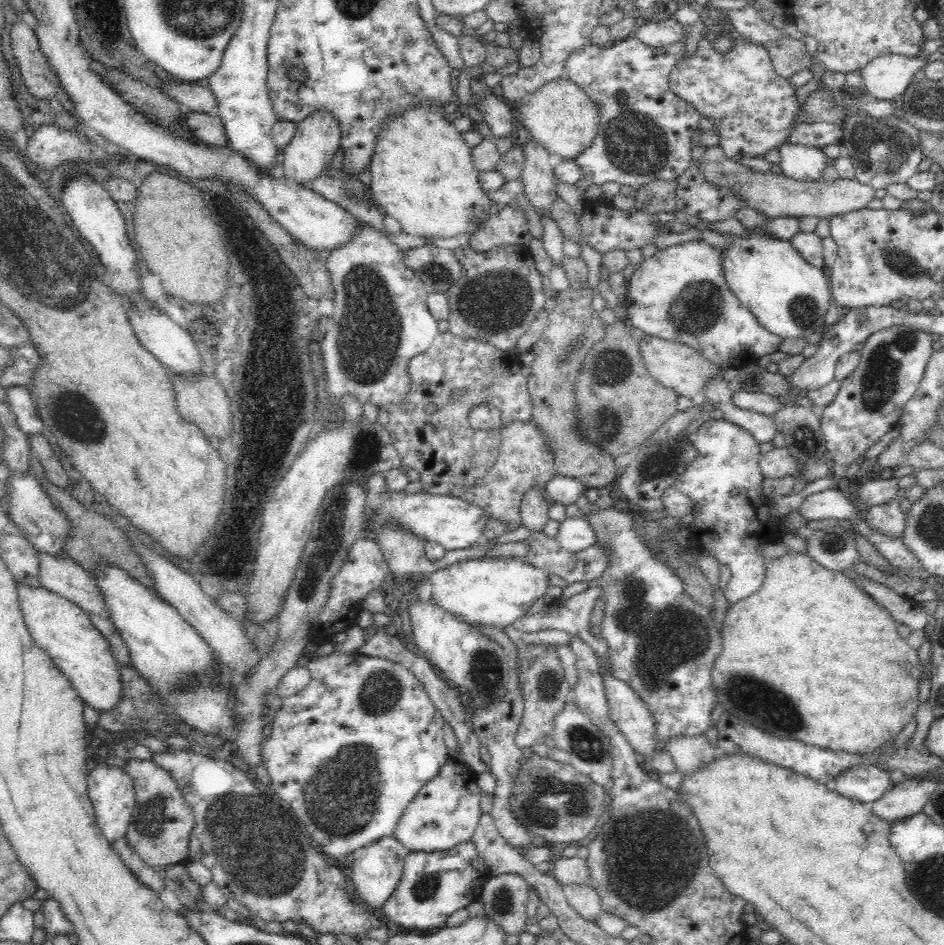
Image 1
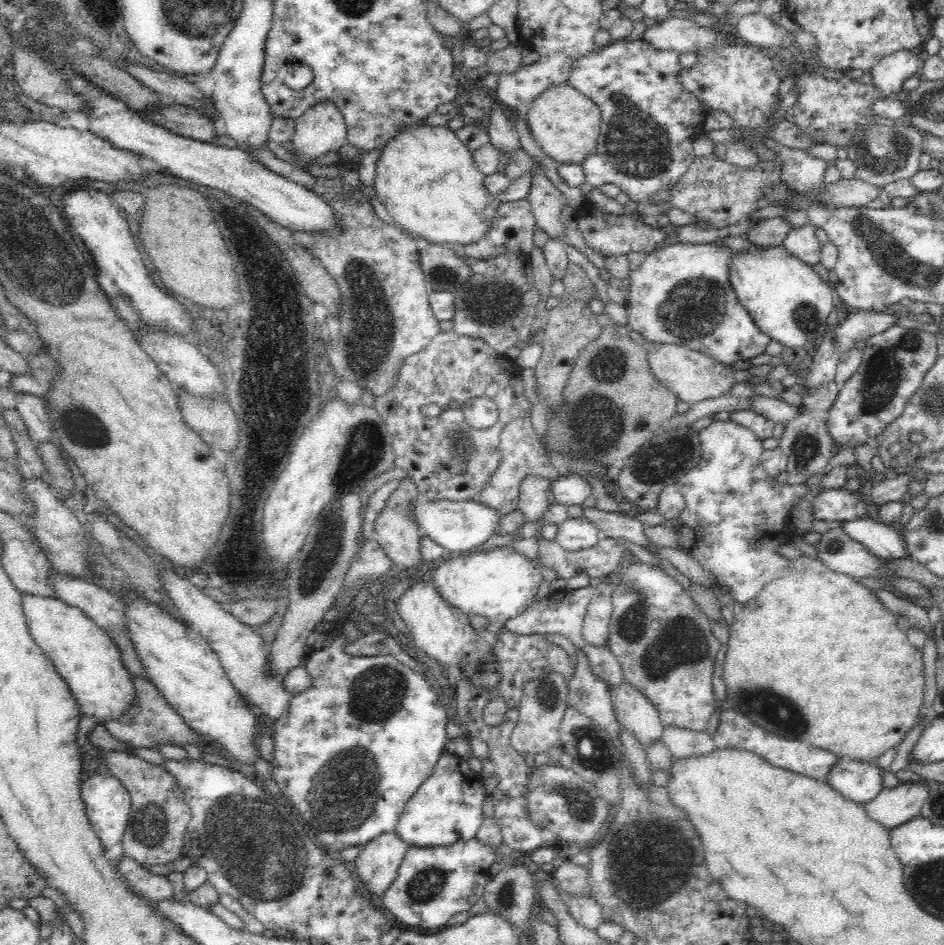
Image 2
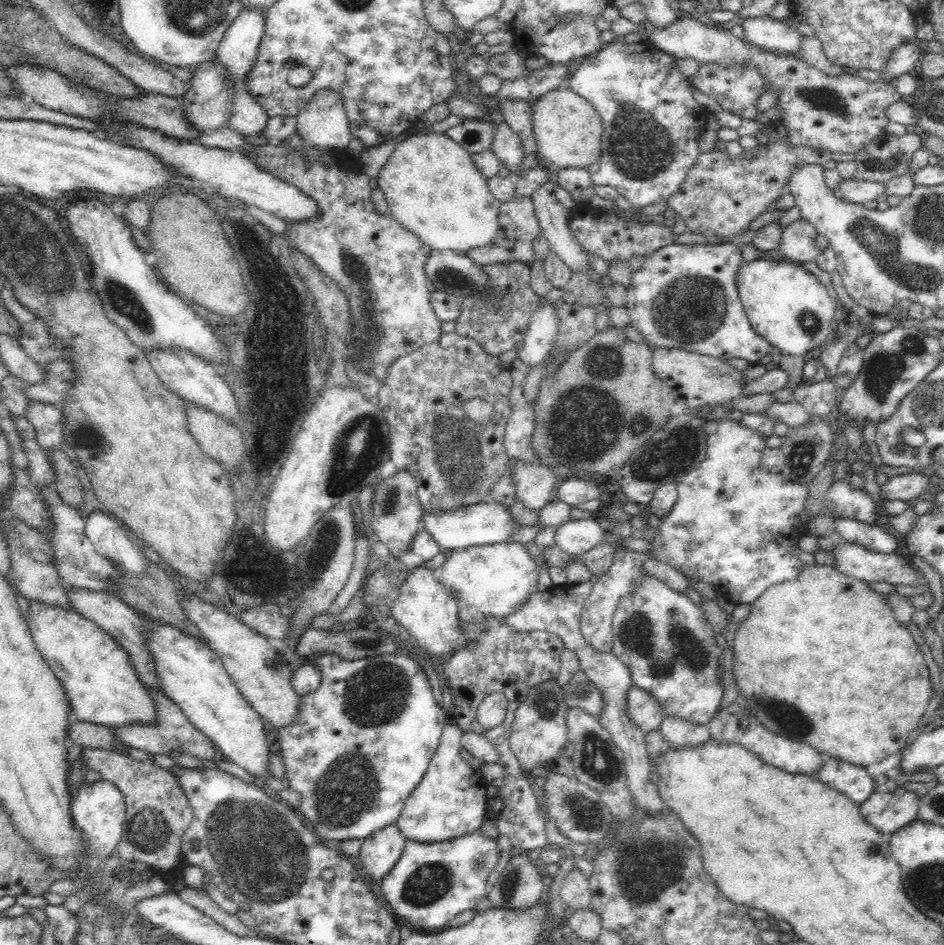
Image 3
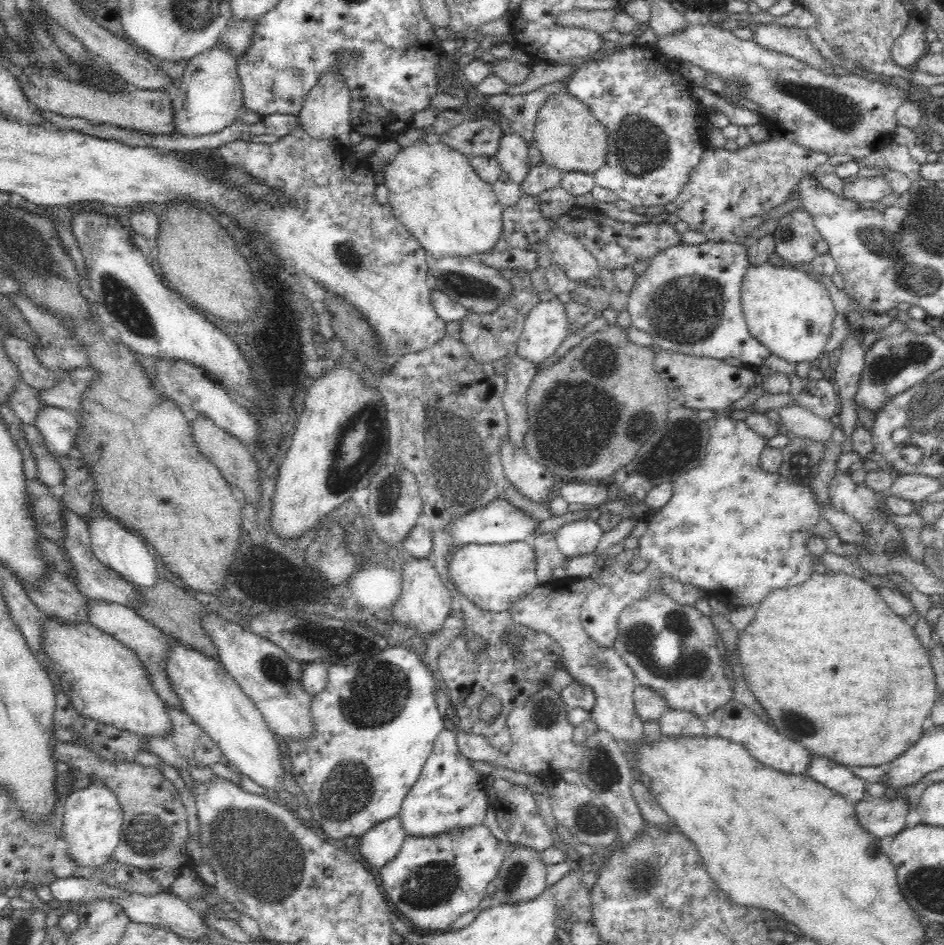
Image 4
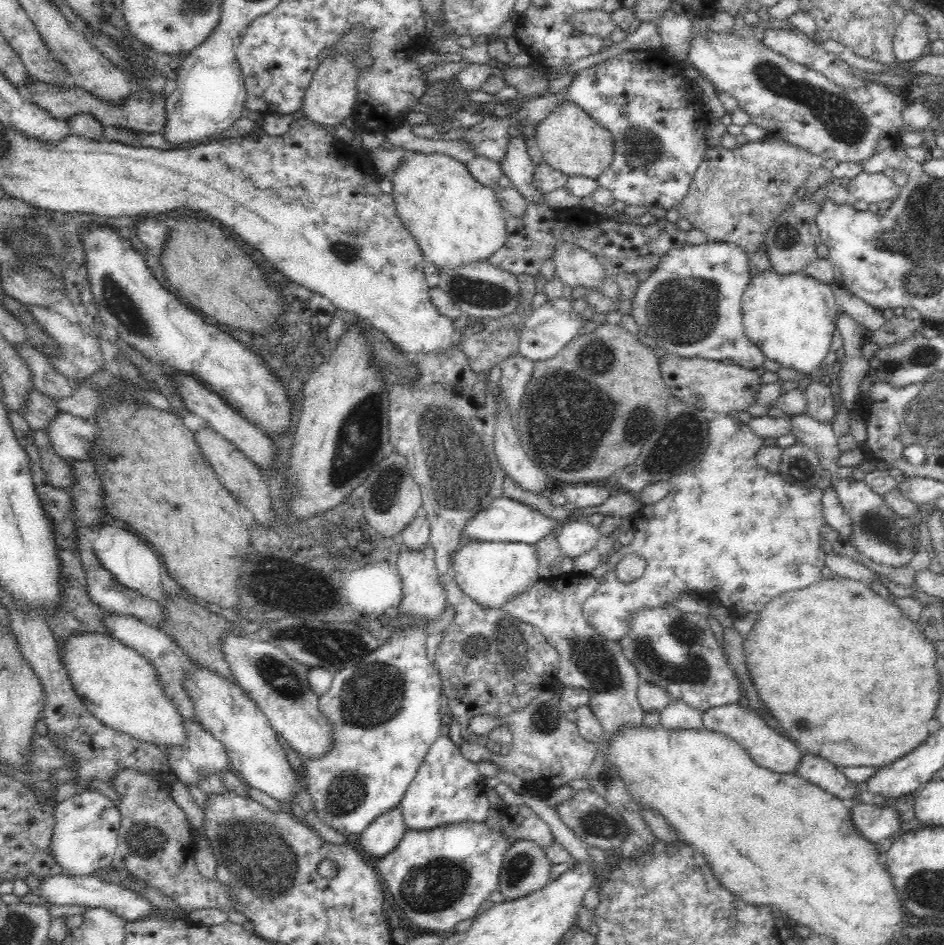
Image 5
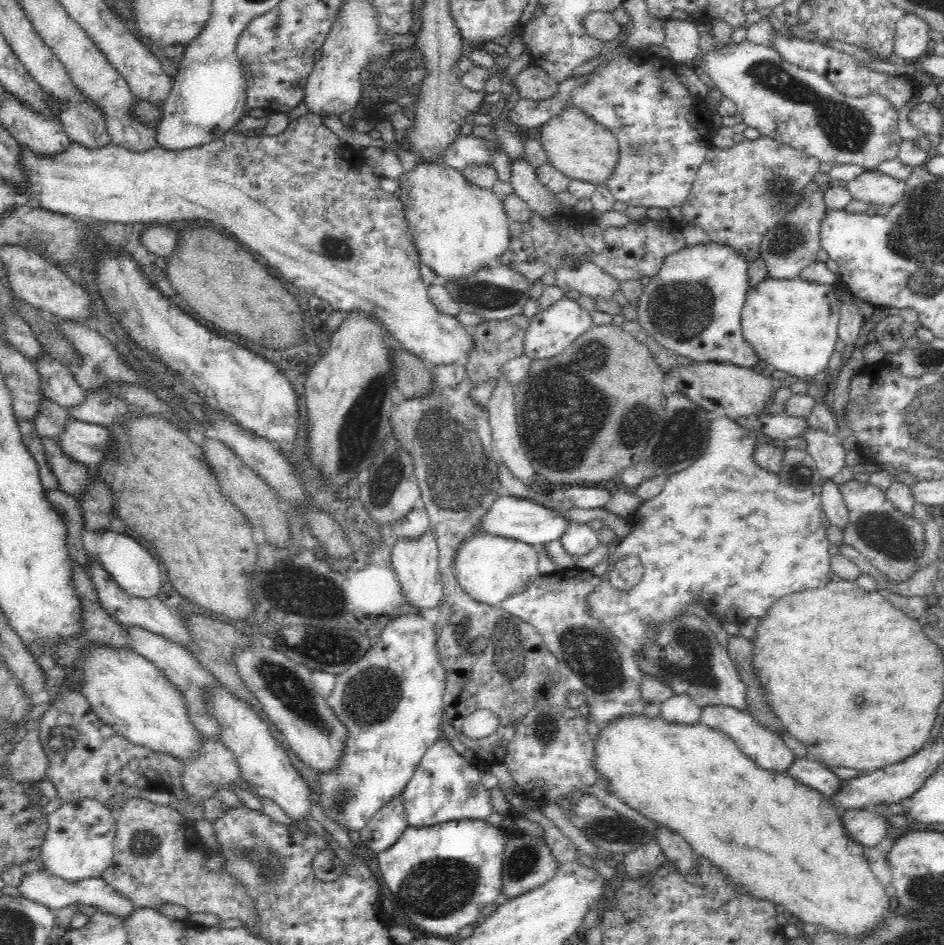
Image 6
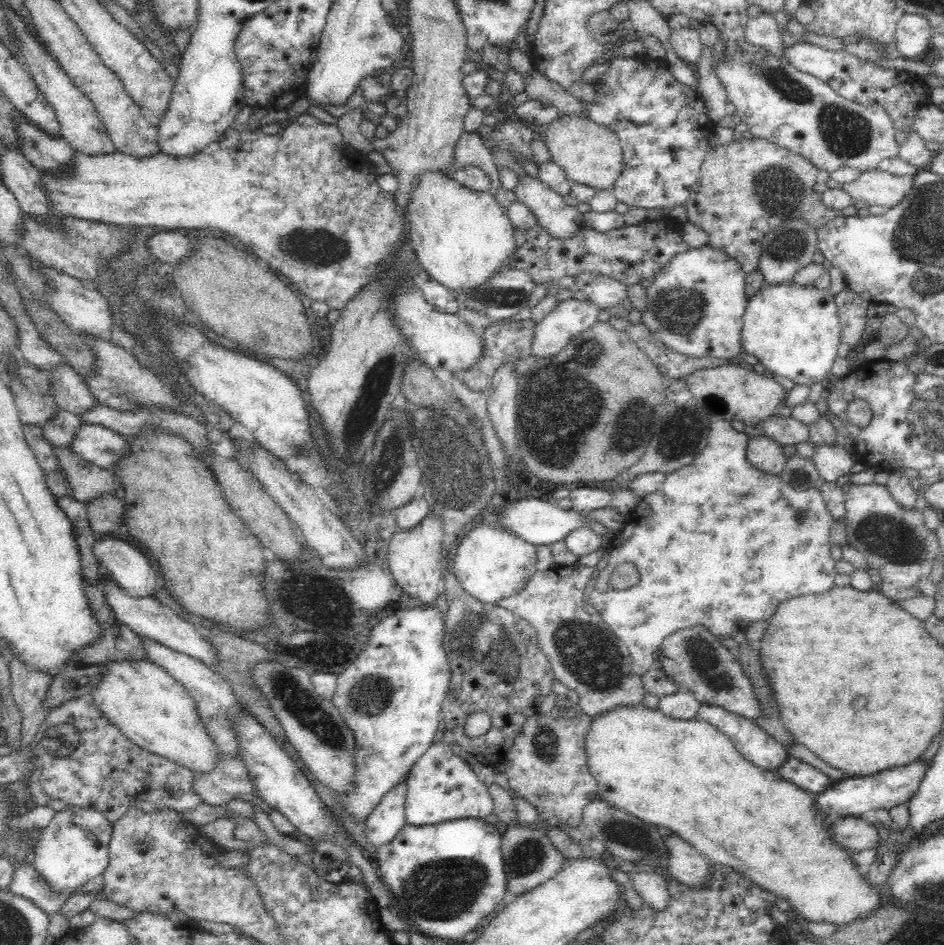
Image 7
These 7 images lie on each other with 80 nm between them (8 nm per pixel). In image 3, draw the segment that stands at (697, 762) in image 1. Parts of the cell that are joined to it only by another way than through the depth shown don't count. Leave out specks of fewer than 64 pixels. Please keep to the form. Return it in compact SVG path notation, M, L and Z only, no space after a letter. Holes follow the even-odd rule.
M665 715L658 729L673 748L698 746L711 739L707 725L696 724L679 716Z

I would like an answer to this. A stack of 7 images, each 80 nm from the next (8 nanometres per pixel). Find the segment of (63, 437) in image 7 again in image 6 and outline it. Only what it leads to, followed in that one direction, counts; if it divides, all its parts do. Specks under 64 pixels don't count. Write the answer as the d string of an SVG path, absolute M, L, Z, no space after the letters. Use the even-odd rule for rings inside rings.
M44 399L39 413L31 420L34 428L41 437L51 438L59 442L60 435L64 432L66 423L74 419L68 409Z

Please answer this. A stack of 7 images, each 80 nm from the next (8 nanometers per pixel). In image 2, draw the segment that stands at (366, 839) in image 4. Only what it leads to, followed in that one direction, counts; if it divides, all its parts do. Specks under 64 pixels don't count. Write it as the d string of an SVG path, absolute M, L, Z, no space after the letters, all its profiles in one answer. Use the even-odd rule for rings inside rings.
M395 830L374 837L360 846L359 854L351 867L368 896L379 902L384 890L396 878L398 866L409 846Z

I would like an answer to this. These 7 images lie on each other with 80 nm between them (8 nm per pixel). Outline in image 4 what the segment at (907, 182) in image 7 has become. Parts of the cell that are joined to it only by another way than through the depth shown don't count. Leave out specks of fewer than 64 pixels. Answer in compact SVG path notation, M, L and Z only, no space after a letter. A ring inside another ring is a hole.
M884 175L857 176L853 182L843 184L843 196L847 200L854 200L857 203L879 201L888 194L894 194L892 186Z

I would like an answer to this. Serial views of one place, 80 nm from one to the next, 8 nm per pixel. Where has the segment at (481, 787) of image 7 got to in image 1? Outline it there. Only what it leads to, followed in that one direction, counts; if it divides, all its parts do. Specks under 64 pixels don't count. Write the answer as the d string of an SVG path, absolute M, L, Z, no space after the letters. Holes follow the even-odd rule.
M451 755L446 758L444 764L440 764L440 770L438 770L436 776L432 777L432 780L428 780L418 791L418 794L406 805L393 832L395 838L409 851L420 850L422 852L448 850L462 842L472 841L482 814L479 805L482 791L476 783L477 776L477 772L473 771L468 764L461 762L461 757Z

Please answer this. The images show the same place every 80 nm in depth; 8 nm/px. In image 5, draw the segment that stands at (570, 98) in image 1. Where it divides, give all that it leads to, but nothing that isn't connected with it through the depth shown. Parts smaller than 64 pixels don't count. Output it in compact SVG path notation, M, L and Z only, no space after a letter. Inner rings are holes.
M566 100L546 120L535 127L536 143L544 155L544 163L567 177L583 176L594 179L612 166L614 140L612 134L599 126L582 108Z

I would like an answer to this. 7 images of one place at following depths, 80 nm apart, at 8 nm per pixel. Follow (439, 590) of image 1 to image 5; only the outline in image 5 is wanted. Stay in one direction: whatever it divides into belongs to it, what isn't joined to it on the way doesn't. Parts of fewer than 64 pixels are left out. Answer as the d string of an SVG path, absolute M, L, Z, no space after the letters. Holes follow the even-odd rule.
M464 540L452 560L456 583L471 600L492 609L500 609L508 600L527 592L540 578L537 547L526 543Z

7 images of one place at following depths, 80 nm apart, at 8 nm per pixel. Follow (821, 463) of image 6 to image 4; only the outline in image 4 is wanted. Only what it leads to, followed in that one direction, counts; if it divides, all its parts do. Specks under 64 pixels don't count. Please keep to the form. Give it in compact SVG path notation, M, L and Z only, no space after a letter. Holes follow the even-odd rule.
M798 405L782 407L776 411L780 413L782 424L784 425L784 428L786 428L786 432L798 437L812 439L812 441L818 441L824 445L824 450L827 451L827 446L833 435L834 425L832 422L828 419L816 416L814 413L811 413Z

